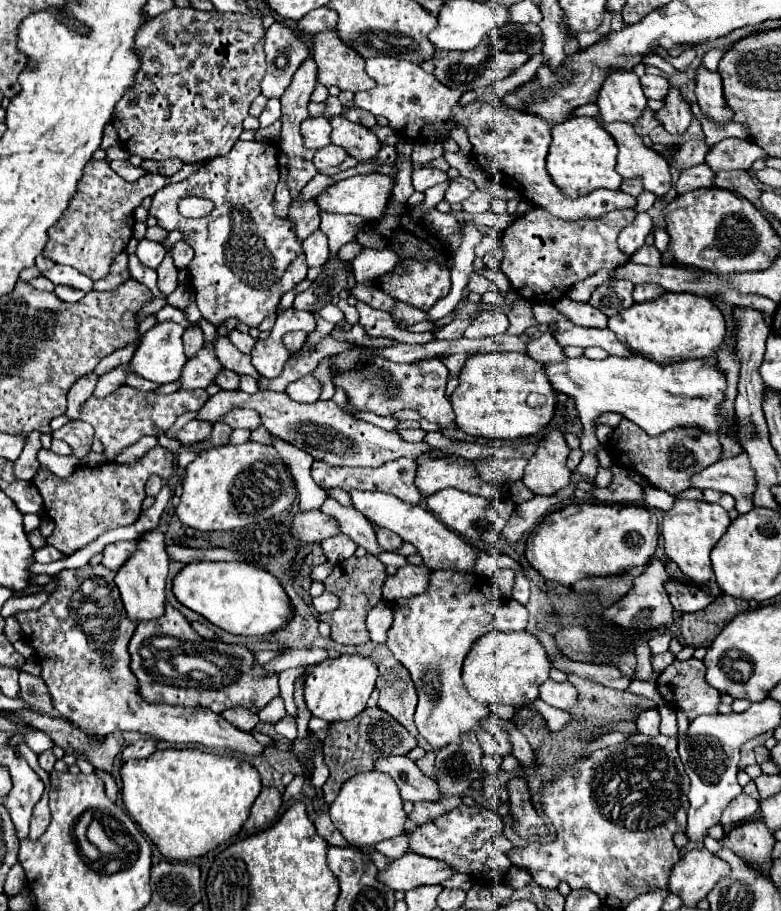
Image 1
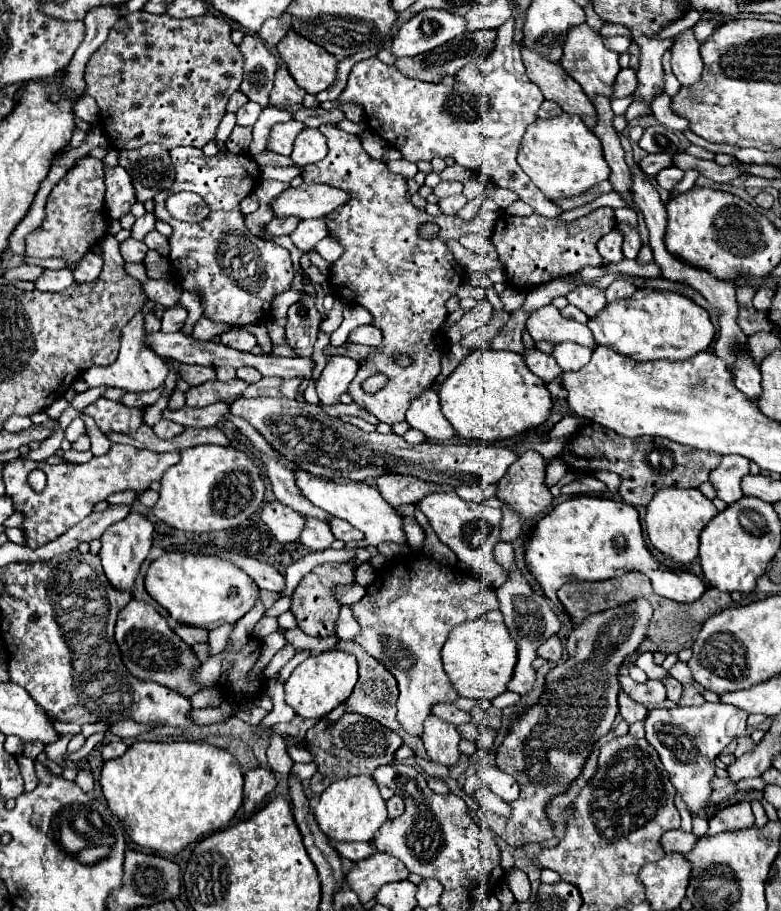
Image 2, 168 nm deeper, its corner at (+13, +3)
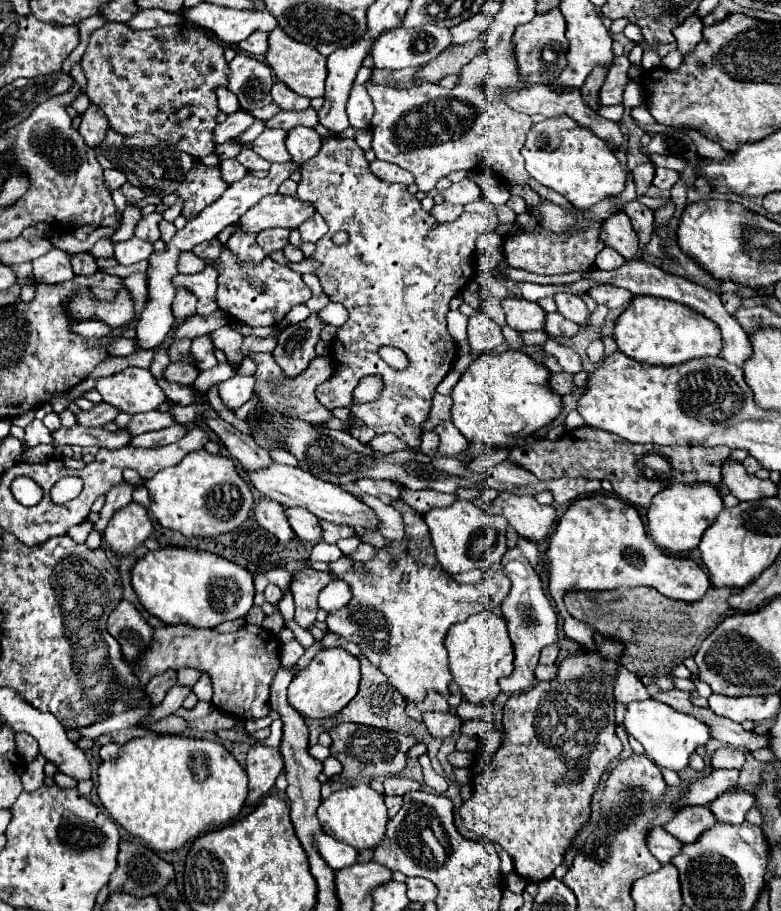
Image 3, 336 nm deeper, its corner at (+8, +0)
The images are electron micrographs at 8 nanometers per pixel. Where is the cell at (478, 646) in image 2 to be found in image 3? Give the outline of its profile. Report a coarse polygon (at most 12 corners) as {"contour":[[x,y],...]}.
{"contour":[[492,610],[452,626],[448,666],[464,698],[486,704],[514,648]]}

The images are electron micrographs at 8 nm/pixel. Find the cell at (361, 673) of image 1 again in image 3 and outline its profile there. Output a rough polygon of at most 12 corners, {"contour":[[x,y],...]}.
{"contour":[[320,650],[288,686],[304,718],[330,718],[354,696],[360,662]]}

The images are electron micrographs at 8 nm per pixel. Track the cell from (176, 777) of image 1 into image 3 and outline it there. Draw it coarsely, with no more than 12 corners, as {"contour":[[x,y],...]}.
{"contour":[[142,736],[98,768],[152,850],[234,822],[248,776],[218,742]]}

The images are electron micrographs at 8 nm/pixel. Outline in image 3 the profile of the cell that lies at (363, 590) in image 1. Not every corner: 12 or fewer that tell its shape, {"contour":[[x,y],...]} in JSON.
{"contour":[[320,570],[294,574],[290,590],[296,624],[316,624],[318,594],[332,576]]}

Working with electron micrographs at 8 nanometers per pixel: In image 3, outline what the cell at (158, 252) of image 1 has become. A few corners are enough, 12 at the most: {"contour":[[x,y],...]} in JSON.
{"contour":[[136,238],[114,244],[114,258],[124,266],[146,260],[152,244]]}

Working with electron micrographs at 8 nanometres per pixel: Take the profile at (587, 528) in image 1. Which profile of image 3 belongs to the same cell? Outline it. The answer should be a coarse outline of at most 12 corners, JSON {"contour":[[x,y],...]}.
{"contour":[[574,500],[550,536],[550,596],[584,648],[564,594],[652,586],[696,602],[712,586],[664,554],[634,506]]}

